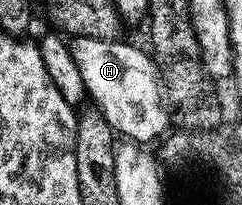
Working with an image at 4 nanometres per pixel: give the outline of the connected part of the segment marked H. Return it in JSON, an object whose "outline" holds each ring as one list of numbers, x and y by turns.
{"outline":[[86,36,72,37,75,66,79,66,79,74,83,74,88,99,101,109,103,118,107,118,114,133,126,141,149,146,152,140,160,141,171,128,171,116,163,99,161,73,144,47,136,48,123,41,121,38,100,40]]}

